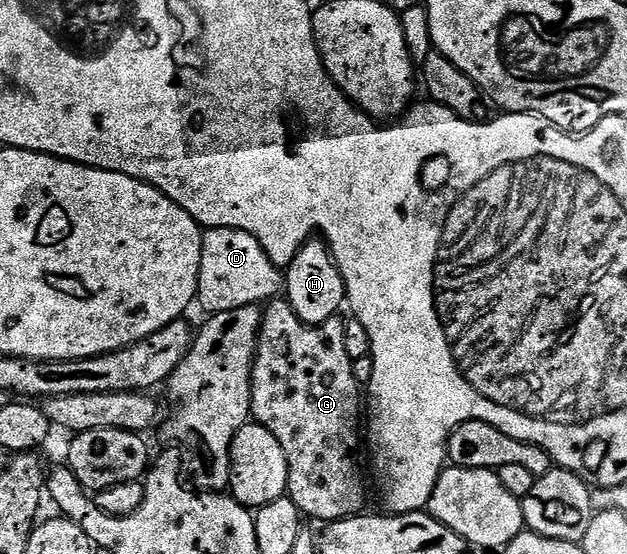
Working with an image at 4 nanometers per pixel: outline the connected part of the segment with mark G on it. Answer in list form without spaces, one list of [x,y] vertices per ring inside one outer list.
[[[272,300],[263,307],[264,319],[260,325],[260,339],[256,342],[256,355],[252,360],[252,418],[282,444],[282,452],[286,452],[288,465],[287,497],[292,499],[305,519],[317,518],[320,524],[337,522],[343,518],[355,518],[365,509],[364,506],[364,474],[360,471],[360,446],[362,450],[362,388],[354,380],[352,358],[346,352],[346,336],[344,335],[343,317],[337,316],[326,320],[320,326],[308,326],[292,310],[287,300]]]

